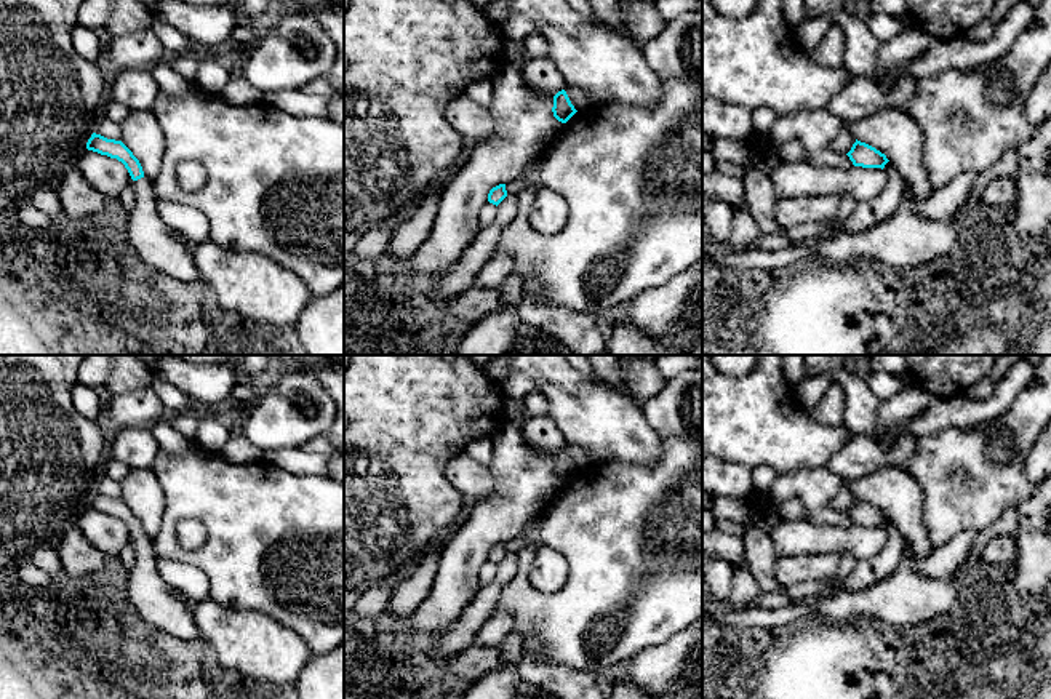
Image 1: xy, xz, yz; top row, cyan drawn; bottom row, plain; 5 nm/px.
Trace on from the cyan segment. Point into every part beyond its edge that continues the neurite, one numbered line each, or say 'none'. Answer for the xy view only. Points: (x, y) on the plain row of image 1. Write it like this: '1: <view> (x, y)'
1: xy (162, 607)

